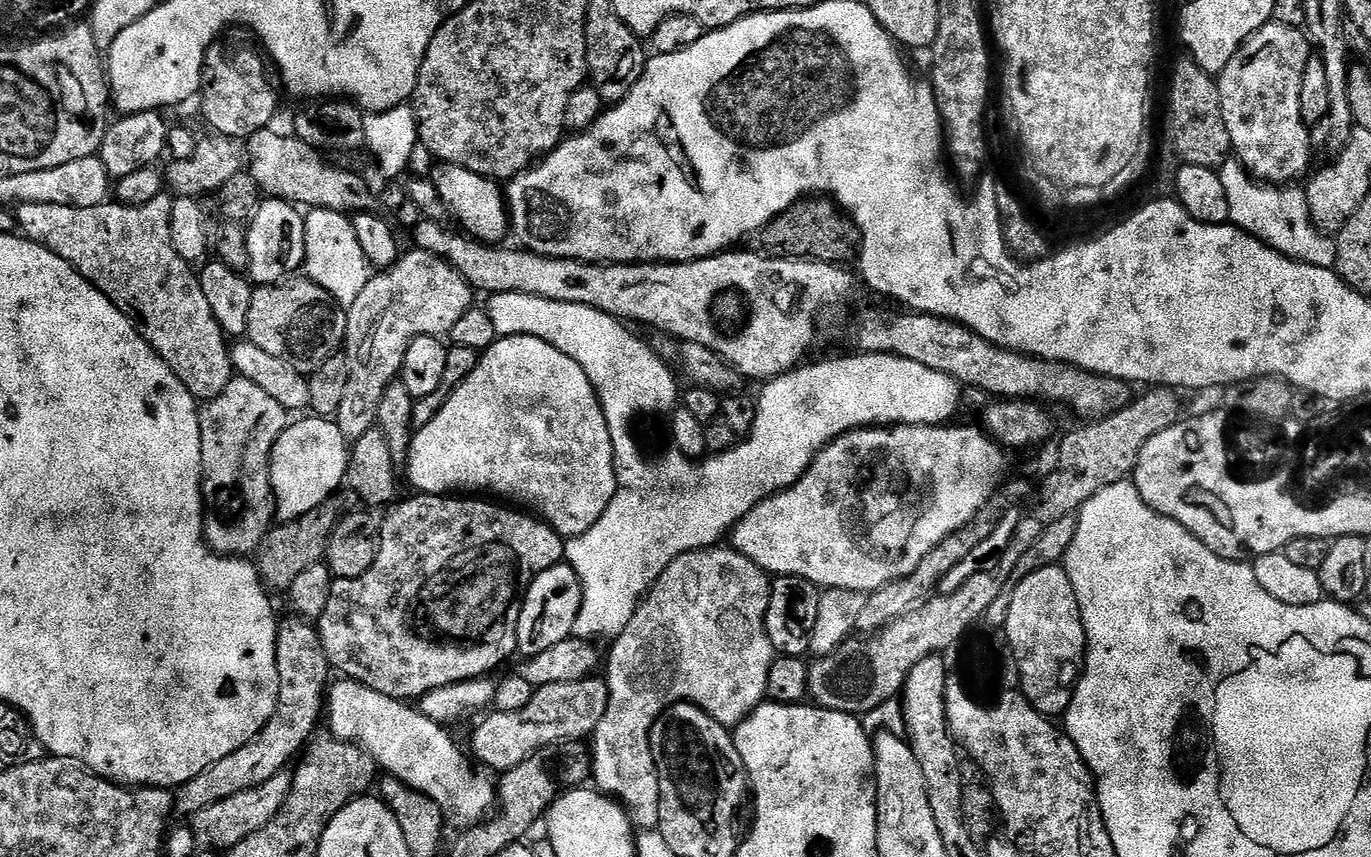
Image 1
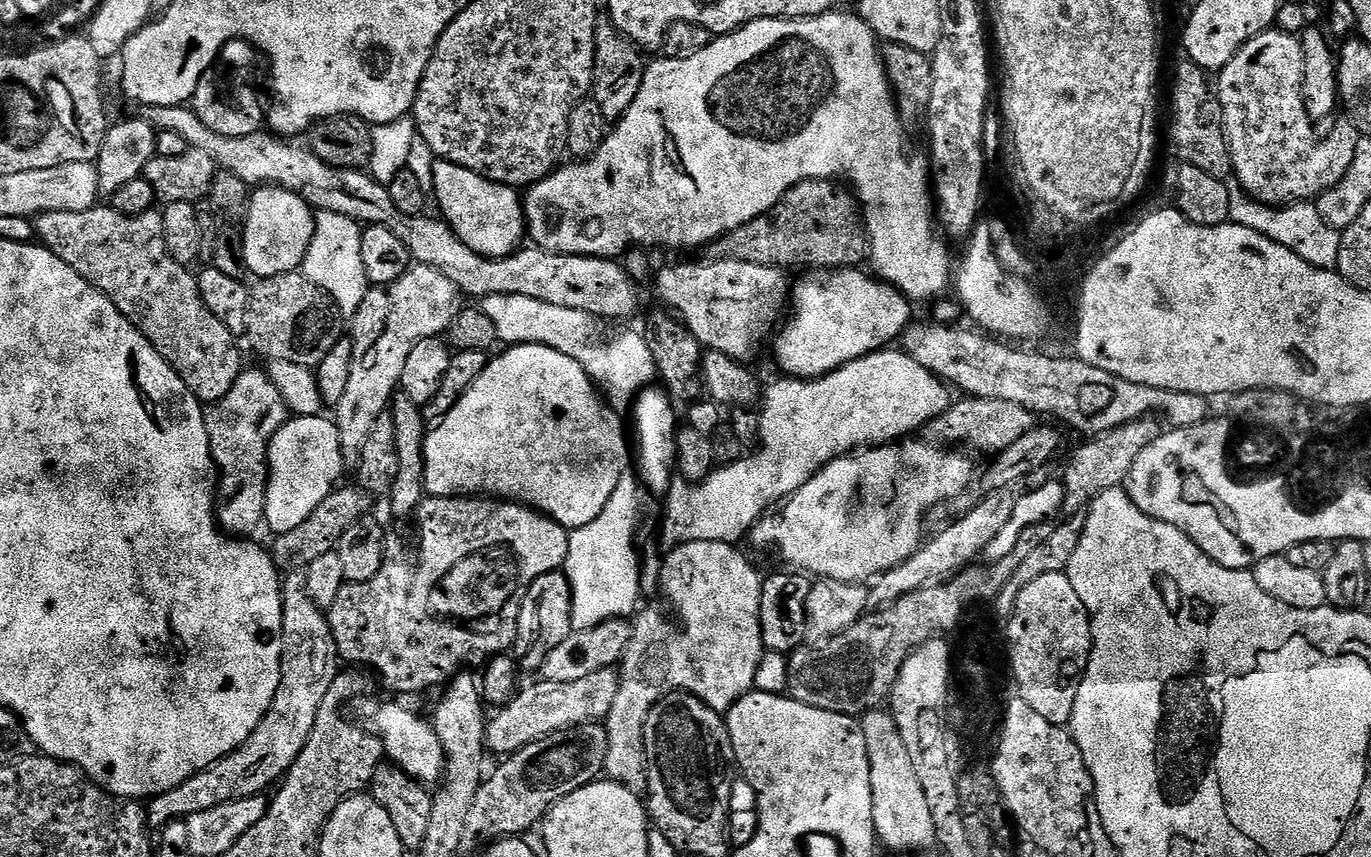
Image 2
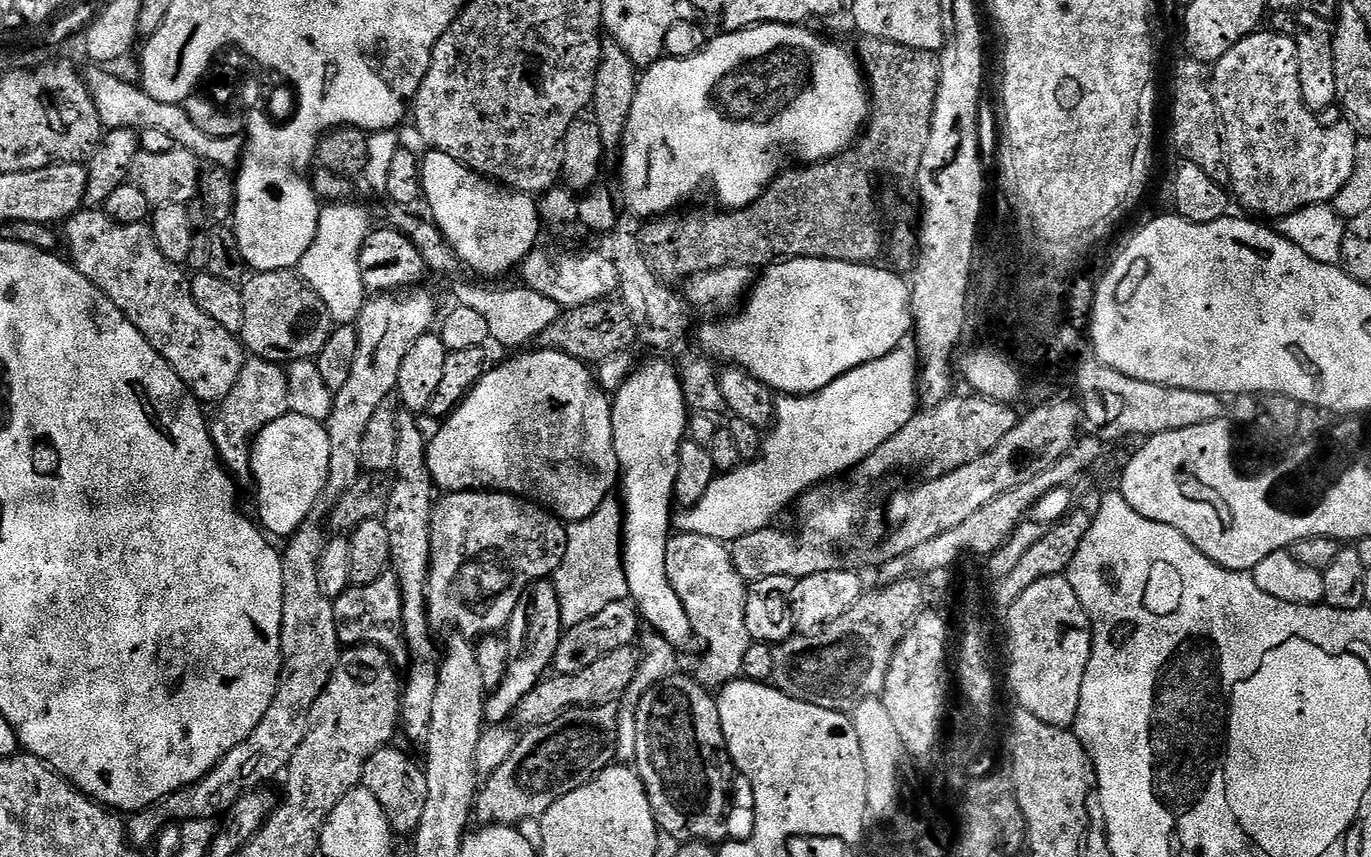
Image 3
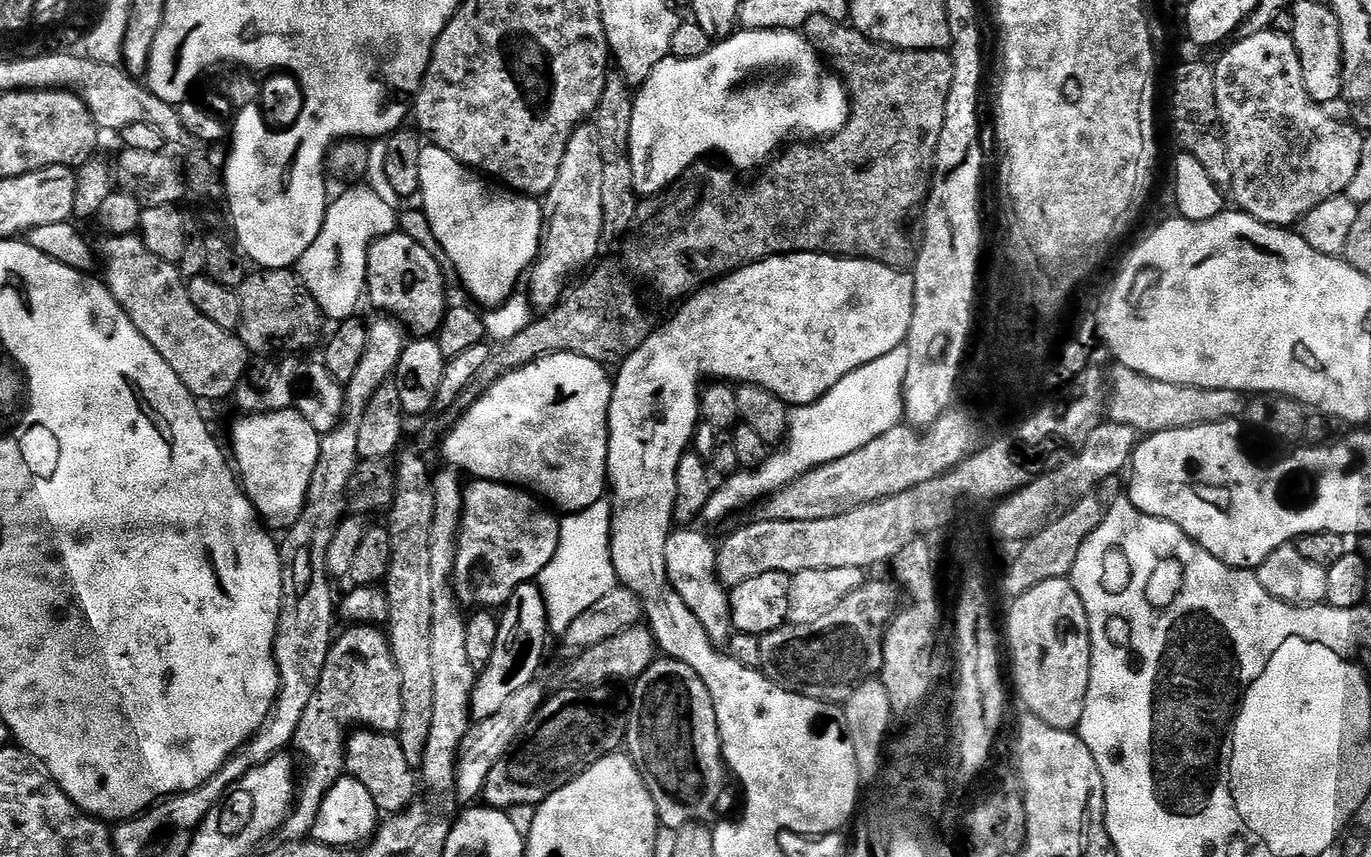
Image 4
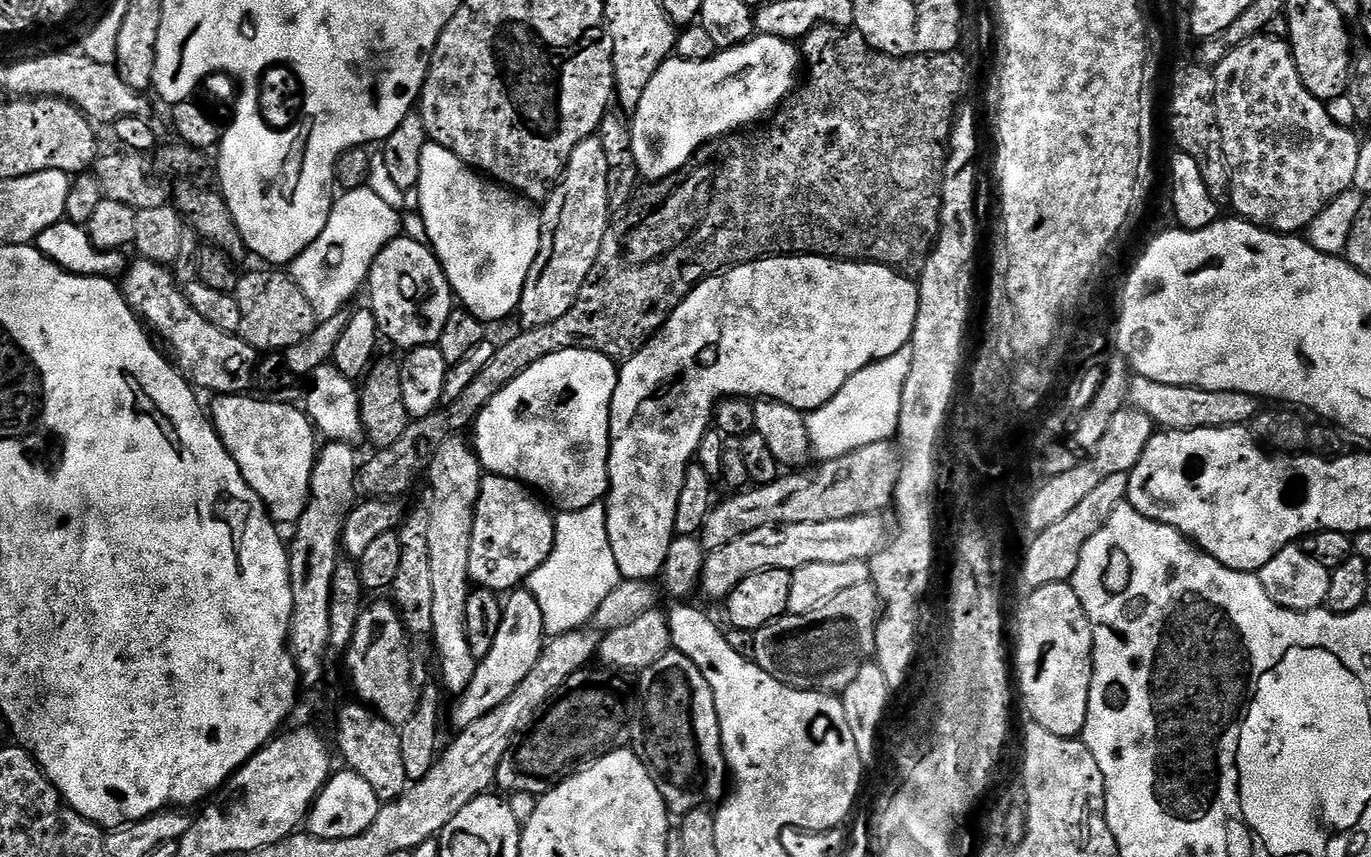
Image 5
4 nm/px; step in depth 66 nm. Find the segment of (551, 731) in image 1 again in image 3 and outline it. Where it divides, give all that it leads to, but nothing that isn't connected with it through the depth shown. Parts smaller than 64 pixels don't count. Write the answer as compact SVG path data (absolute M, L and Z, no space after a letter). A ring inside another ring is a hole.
M635 647L618 648L610 650L598 662L586 666L578 674L549 675L522 698L522 702L517 706L514 716L520 719L524 726L535 726L545 724L547 720L552 720L555 716L561 716L567 708L582 708L590 704L607 704L620 698L630 686L638 670L640 657Z

